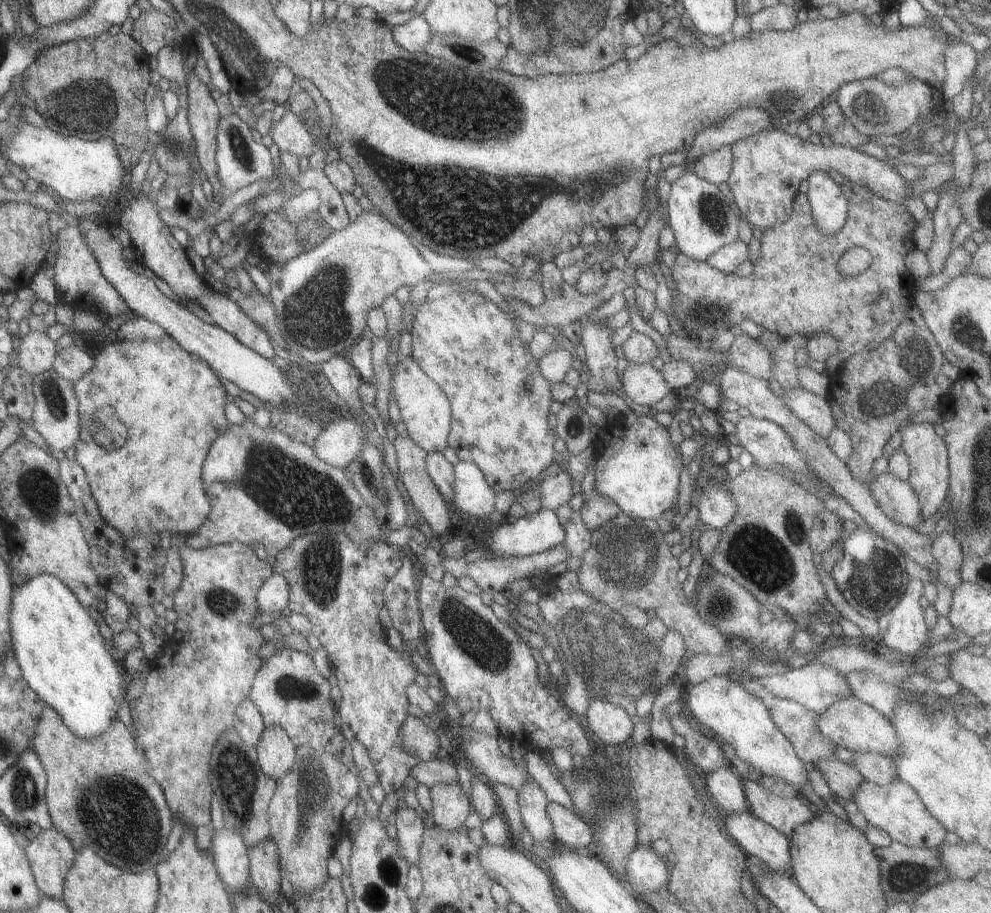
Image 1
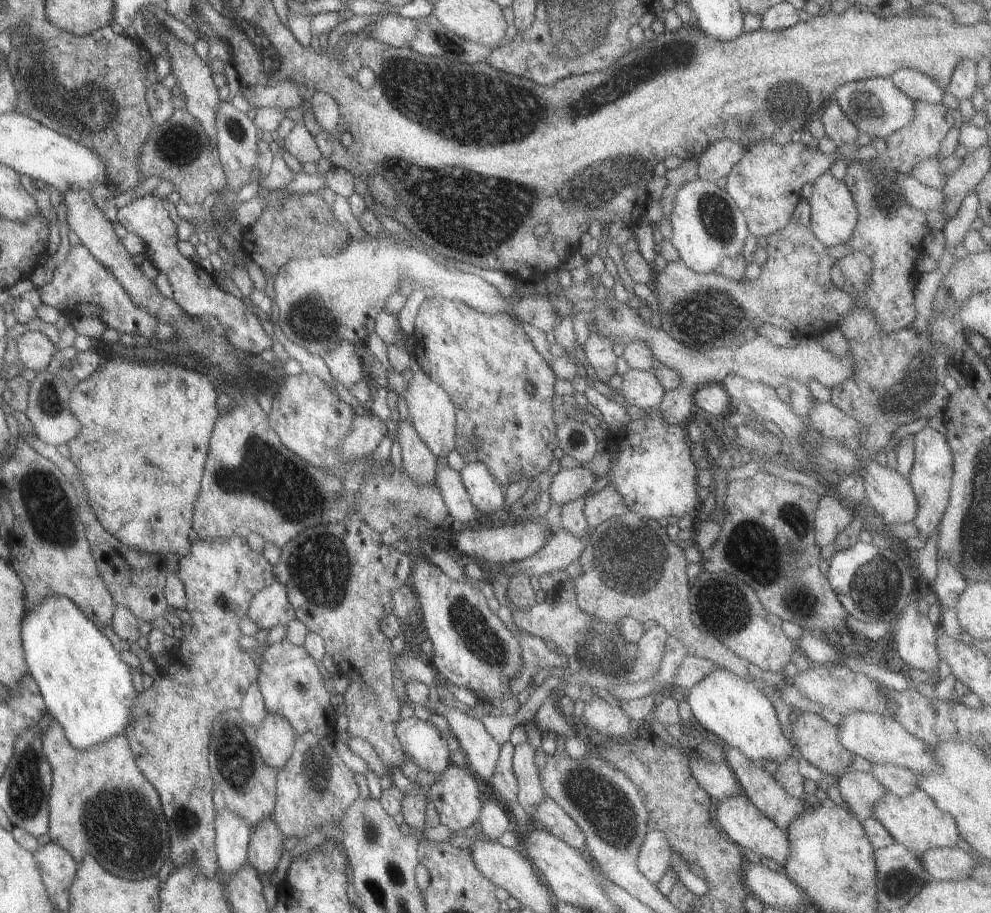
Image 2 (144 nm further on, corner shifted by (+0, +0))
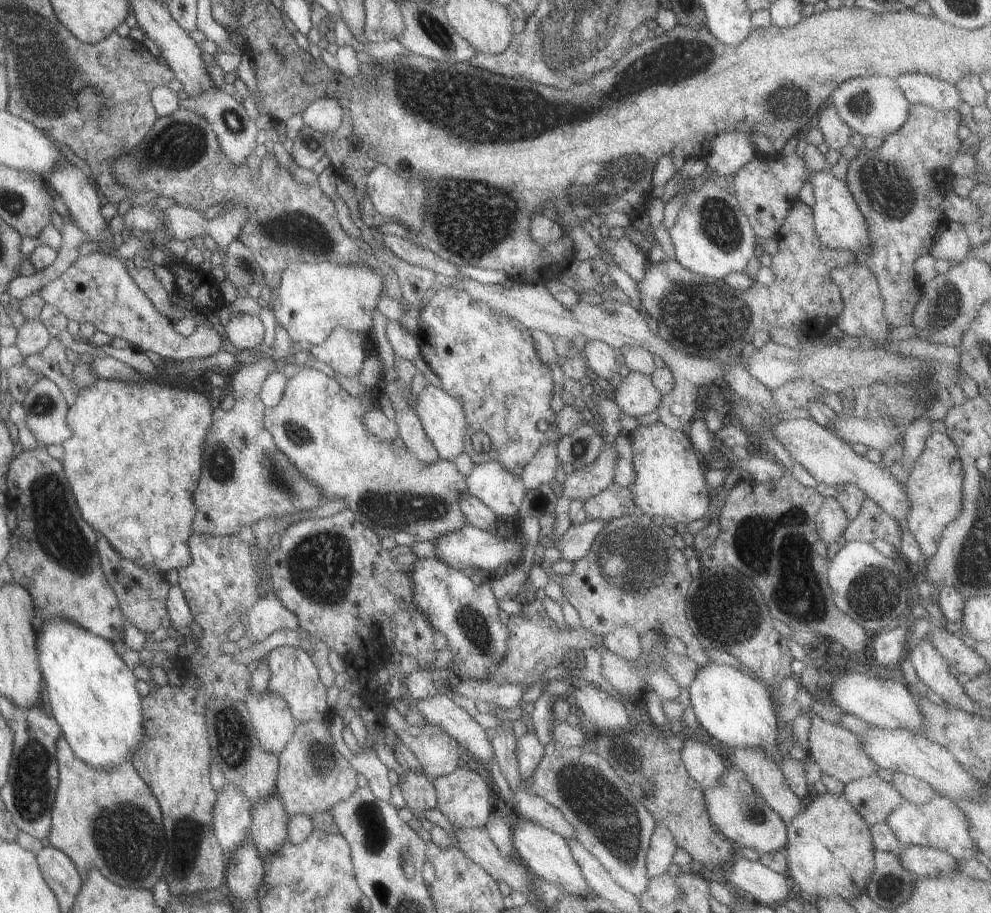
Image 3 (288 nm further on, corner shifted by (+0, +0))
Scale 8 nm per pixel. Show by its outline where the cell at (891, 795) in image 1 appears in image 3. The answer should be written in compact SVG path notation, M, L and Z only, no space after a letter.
M933 790L933 796L923 804L911 804L907 800L901 800L893 810L887 812L883 822L893 832L897 842L901 842L903 848L905 846L933 848L933 850L943 850L943 852L951 854L957 862L959 860L973 860L975 846L971 844L971 840L967 836L965 816L947 798L941 798L935 790Z

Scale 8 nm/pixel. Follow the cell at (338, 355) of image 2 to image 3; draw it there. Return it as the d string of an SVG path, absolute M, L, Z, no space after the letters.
M339 328L333 330L329 338L325 338L325 342L321 342L319 346L311 346L309 352L317 362L323 362L343 378L357 378L365 362L363 336Z

